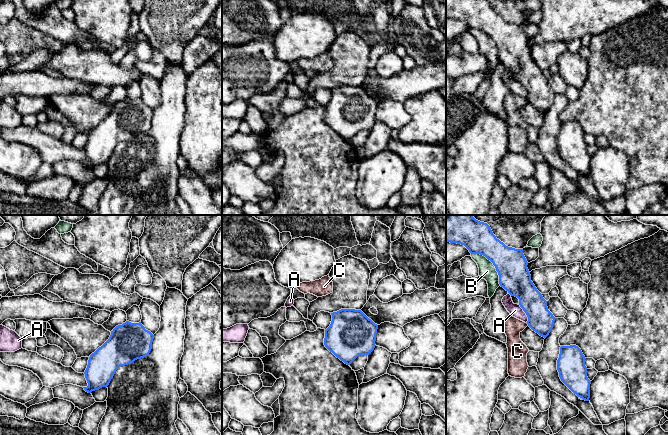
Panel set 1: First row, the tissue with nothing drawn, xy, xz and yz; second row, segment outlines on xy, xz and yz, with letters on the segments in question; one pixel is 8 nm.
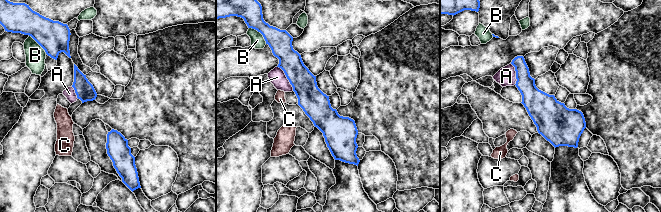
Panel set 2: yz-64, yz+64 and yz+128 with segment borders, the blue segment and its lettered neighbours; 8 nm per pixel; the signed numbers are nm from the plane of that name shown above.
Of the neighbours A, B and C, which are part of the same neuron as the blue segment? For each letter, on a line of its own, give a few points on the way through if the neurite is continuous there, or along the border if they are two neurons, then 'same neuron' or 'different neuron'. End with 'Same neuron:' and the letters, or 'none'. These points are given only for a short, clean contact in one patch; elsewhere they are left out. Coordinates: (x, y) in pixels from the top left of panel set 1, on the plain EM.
A: border yz (519, 80), (527, 93), (527, 98); different neuron
B: border yz (472, 29), (484, 31), (492, 39), (497, 48), (500, 61); different neuron
C: border yz (526, 99), (528, 101); different neuron
Same neuron: none

